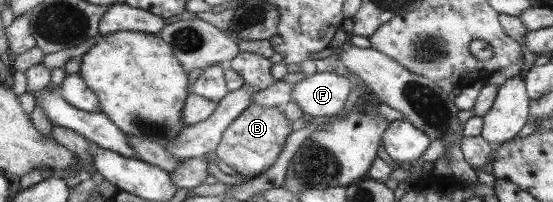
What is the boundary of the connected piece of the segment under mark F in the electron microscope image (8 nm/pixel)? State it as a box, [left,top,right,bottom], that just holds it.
[290,71,352,117]

